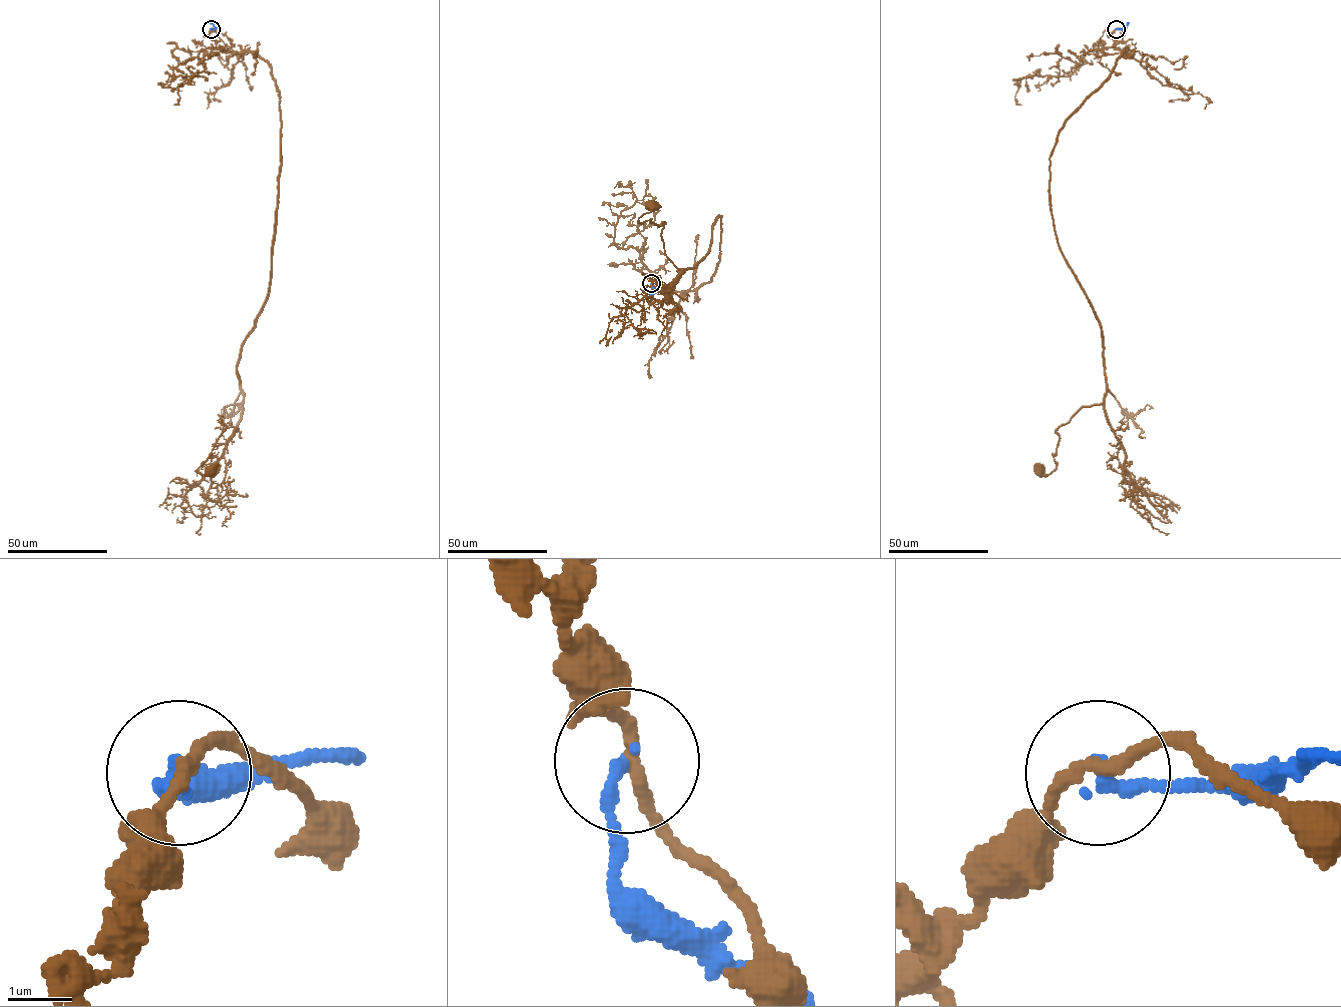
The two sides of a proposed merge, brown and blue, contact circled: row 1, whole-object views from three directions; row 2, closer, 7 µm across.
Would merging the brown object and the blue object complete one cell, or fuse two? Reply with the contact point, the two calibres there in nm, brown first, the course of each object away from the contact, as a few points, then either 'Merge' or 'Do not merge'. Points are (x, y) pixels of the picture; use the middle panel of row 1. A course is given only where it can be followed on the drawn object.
Place: (651, 283). Thickness 200 nm (brown) against 200 nm. Course of brown: (651, 282), (707, 283), (721, 223), (679, 272), (664, 221), (639, 222), (651, 205). Course of blue: (651, 282), (657, 290), (650, 295). Do not merge

